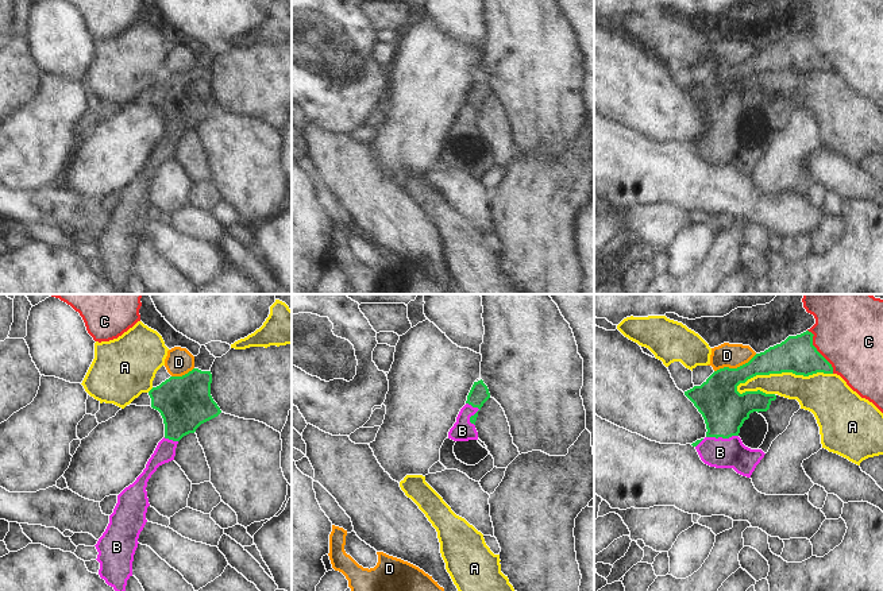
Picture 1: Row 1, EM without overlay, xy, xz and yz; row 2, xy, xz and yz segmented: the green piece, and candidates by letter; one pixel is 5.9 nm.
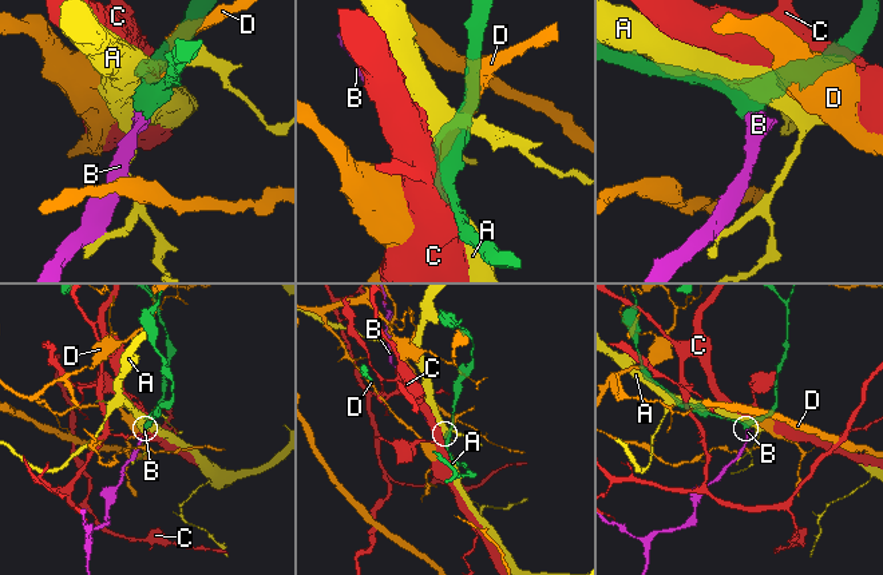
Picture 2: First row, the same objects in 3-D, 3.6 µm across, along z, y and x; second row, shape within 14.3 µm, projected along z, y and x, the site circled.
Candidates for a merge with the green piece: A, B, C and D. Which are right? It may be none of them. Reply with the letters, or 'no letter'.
B

